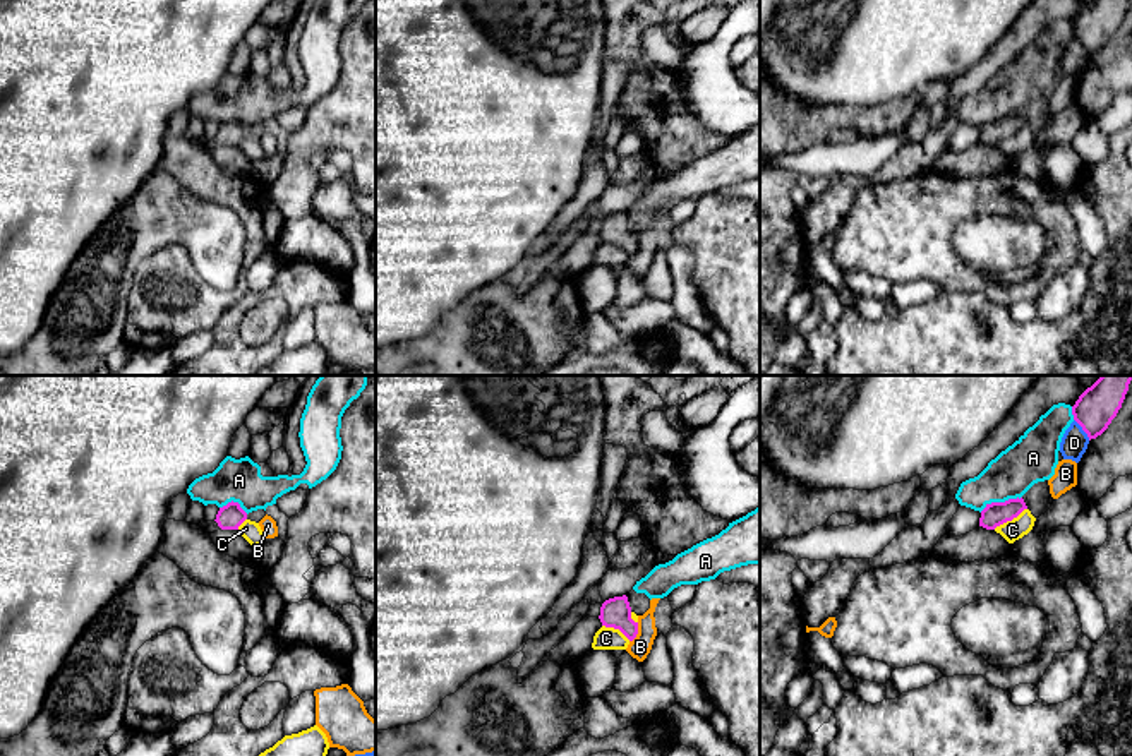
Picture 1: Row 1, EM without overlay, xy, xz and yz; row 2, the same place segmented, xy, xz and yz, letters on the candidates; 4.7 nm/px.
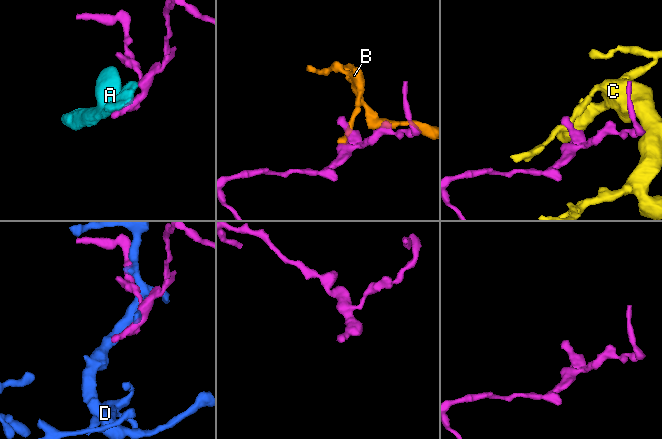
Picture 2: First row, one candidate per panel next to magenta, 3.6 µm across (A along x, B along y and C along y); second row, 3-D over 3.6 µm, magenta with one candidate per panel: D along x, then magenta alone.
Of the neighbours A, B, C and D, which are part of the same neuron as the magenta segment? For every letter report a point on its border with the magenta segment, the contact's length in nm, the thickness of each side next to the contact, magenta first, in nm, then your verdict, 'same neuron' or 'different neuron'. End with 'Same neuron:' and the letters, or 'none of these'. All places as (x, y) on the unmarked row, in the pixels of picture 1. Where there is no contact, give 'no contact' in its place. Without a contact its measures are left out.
A: meets magenta in yz at (1000, 119); contact 220 nm long; 110 nm thick on the magenta side, 220 nm on the other; different neuron
B: meets magenta in xz at (637, 249); contact 100 nm long; 140 nm thick on the magenta side, 100 nm on the other; different neuron
C: meets magenta in yz at (1009, 136); contact 190 nm long; 110 nm thick on the magenta side, 100 nm on the other; different neuron
D: meets magenta in yz at (1083, 45); contact 130 nm long; 190 nm thick on the magenta side, 130 nm on the other; different neuron
Same neuron: none of these

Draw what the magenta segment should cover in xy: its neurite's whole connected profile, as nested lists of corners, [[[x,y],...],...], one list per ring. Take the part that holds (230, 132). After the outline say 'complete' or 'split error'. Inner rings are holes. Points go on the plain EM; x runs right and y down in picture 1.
[[[228,118],[226,122],[220,123],[214,137],[204,137],[201,144],[206,149],[214,149],[221,146],[238,146],[238,142],[247,135],[247,129],[240,123],[238,118]]]; split error

